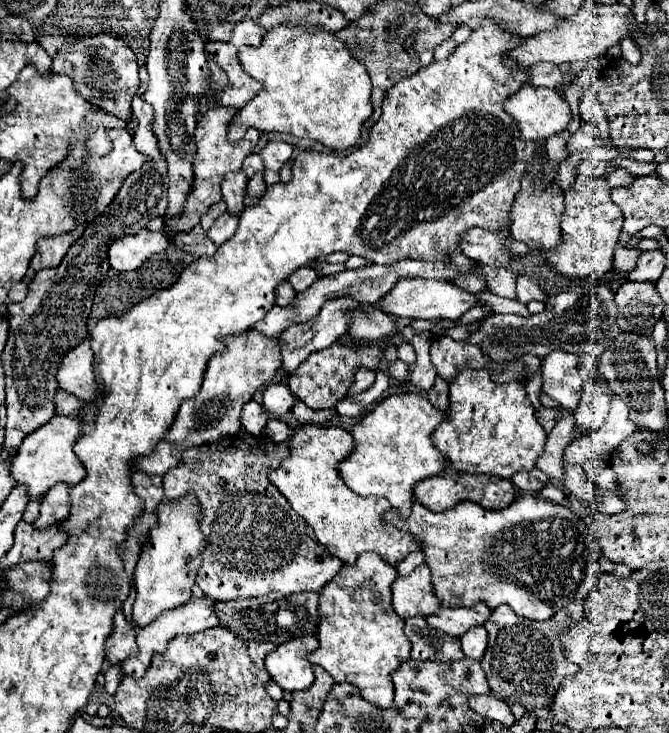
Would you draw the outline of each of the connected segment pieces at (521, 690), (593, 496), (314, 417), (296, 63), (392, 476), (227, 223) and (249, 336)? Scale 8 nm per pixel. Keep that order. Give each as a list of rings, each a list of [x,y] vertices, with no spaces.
[[[509,606],[495,608],[485,622],[485,630],[489,632],[489,646],[485,650],[485,656],[481,658],[481,668],[487,674],[491,692],[495,692],[497,698],[509,704],[521,704],[527,712],[535,708],[549,708],[563,678],[579,670],[577,664],[565,658],[559,636],[563,634],[563,630],[567,630],[571,620],[577,622],[581,614],[583,606],[577,606],[573,612],[571,608],[557,612],[547,622],[529,622],[515,616]]]
[[[563,464],[565,466],[565,478],[563,478],[563,486],[579,496],[585,504],[589,506],[595,506],[597,504],[597,498],[599,498],[599,492],[597,488],[587,480],[585,472],[581,466],[573,466],[573,464]]]
[[[295,402],[293,414],[295,414],[295,418],[301,424],[323,424],[327,420],[333,420],[337,416],[337,410],[333,408],[333,410],[319,410],[319,412],[315,412],[315,410],[307,408],[303,402]]]
[[[277,26],[263,34],[259,46],[243,46],[239,50],[239,64],[243,70],[257,82],[261,82],[261,90],[249,100],[229,122],[227,140],[235,142],[243,138],[247,128],[255,128],[259,132],[285,132],[297,138],[309,138],[329,148],[349,148],[361,136],[363,122],[373,114],[371,108],[371,80],[361,66],[361,62],[353,60],[343,42],[333,38],[333,32],[327,30],[287,30],[287,26]]]
[[[403,392],[385,398],[351,428],[355,448],[337,466],[341,480],[361,496],[387,498],[399,516],[405,518],[411,512],[415,482],[437,476],[445,468],[443,454],[431,442],[431,432],[445,418],[447,414],[431,406],[421,394]]]
[[[225,212],[225,214],[221,214],[221,216],[215,220],[215,224],[209,228],[207,236],[209,236],[217,246],[221,246],[223,242],[227,242],[227,240],[235,234],[235,230],[237,230],[237,216]]]
[[[247,330],[243,334],[227,336],[223,342],[225,342],[225,350],[213,354],[207,362],[205,380],[199,394],[181,404],[177,418],[173,426],[169,428],[165,440],[153,450],[153,454],[137,458],[135,462],[137,470],[143,470],[145,474],[151,474],[151,476],[153,474],[163,476],[167,474],[169,468],[179,464],[181,454],[187,448],[233,438],[241,428],[243,404],[253,400],[255,392],[265,388],[279,372],[279,366],[283,362],[279,338],[263,336],[257,330]]]

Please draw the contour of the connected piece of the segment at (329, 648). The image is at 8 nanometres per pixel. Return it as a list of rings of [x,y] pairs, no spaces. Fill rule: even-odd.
[[[373,552],[361,554],[355,564],[343,564],[333,580],[327,582],[319,592],[319,648],[307,654],[307,660],[325,668],[335,682],[357,686],[367,702],[381,708],[387,708],[393,698],[391,670],[407,660],[411,650],[411,642],[403,634],[405,622],[391,606],[391,578],[395,576],[397,572],[393,566]],[[369,568],[375,568],[377,576],[367,576]]]

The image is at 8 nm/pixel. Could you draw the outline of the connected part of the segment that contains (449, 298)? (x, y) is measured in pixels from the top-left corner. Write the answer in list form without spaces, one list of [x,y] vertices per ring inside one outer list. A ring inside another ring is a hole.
[[[399,278],[395,288],[379,300],[379,308],[391,316],[405,316],[417,320],[449,318],[459,320],[469,308],[477,306],[475,294],[469,294],[447,280],[423,280],[423,278]]]

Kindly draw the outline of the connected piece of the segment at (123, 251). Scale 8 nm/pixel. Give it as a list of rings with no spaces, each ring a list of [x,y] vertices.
[[[145,228],[145,230],[139,230],[137,234],[115,240],[107,252],[109,264],[119,272],[137,270],[149,256],[163,252],[167,246],[169,246],[169,240],[165,232],[151,232]]]

